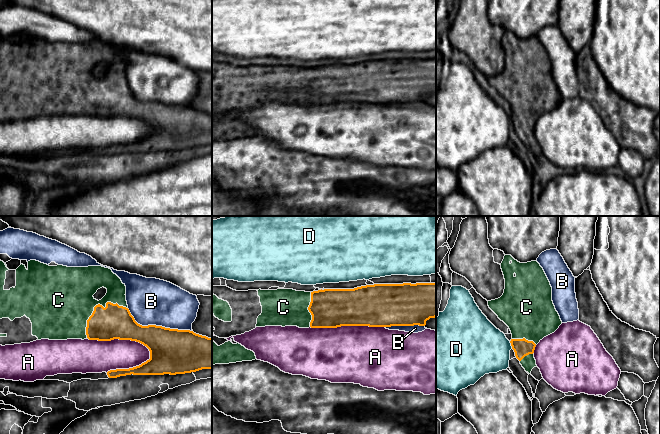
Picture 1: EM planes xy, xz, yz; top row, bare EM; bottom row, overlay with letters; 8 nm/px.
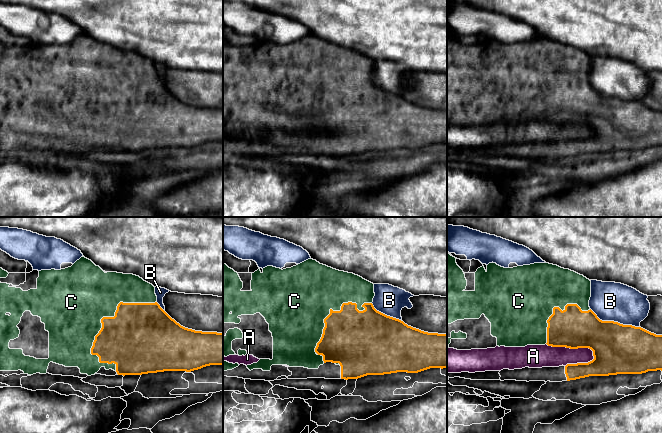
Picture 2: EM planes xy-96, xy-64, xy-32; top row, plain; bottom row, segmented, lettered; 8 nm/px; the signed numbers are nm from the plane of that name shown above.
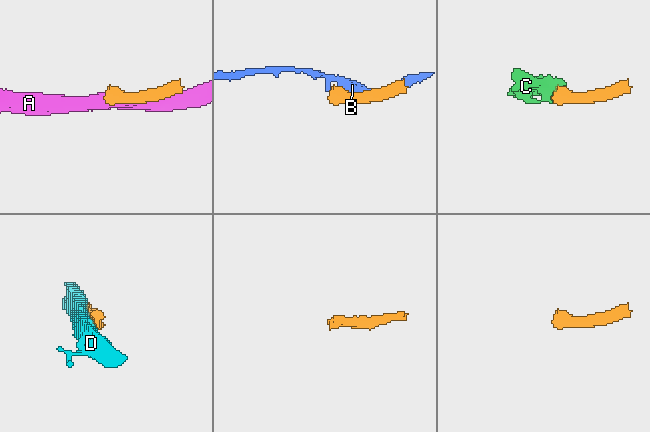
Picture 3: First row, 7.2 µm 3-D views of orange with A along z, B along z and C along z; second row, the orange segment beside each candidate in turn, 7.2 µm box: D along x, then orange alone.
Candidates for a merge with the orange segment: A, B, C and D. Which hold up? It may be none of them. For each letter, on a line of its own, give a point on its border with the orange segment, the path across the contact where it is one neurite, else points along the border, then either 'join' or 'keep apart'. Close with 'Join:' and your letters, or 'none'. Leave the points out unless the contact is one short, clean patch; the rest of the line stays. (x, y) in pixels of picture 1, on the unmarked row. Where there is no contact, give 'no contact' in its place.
A: contact xy (123, 115); keep apart
B: contact xy (158, 102); keep apart
C: contact xy (96, 81); join
D: contact yz (511, 121); border yz (509, 117), (512, 124); keep apart
Join: C

